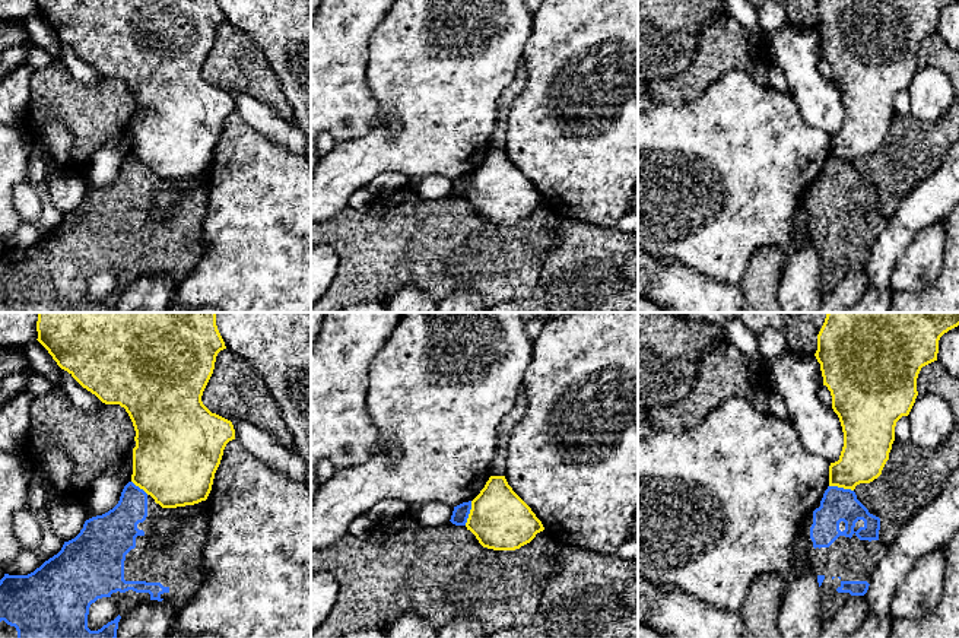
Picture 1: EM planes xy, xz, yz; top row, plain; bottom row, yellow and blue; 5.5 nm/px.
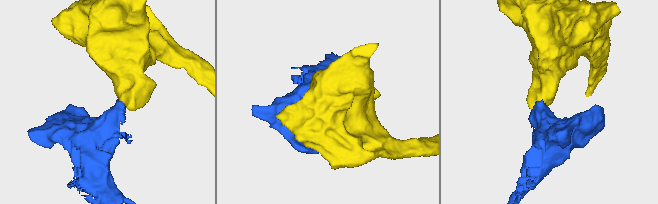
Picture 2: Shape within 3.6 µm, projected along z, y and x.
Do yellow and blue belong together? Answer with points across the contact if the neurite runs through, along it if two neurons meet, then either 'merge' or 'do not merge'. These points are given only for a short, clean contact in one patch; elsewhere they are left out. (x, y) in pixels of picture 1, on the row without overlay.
border xz (472, 174), (464, 197); do not merge

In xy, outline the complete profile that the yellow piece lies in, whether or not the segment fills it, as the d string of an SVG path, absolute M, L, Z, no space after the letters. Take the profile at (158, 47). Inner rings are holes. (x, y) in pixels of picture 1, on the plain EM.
M36 0L38 15L57 38L105 77L120 77L134 104L131 155L162 181L206 174L226 117L235 112L231 93L212 86L201 74L216 29L226 22L217 0Z

